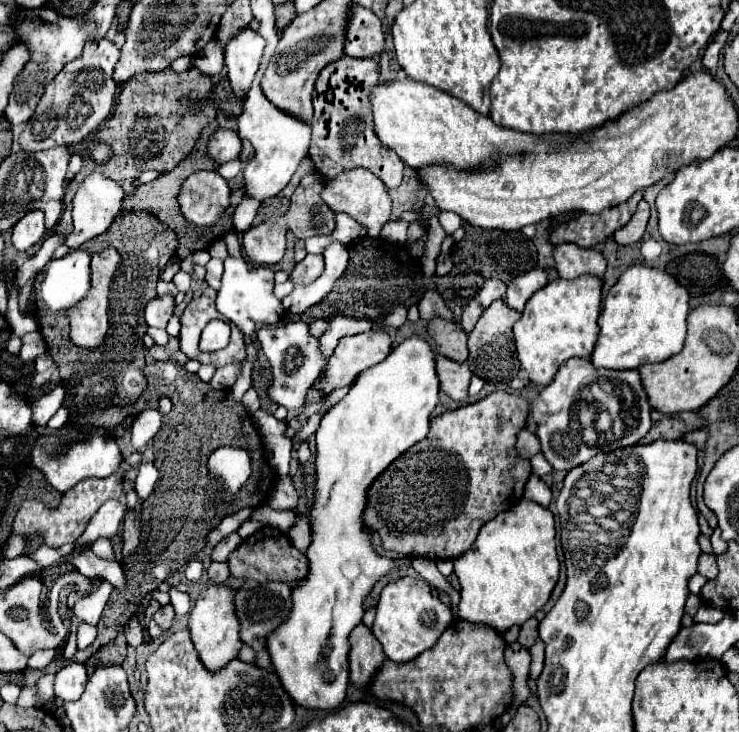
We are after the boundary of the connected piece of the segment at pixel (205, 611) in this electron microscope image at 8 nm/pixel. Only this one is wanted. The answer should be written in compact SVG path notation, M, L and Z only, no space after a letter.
M209 586L209 588L201 590L197 604L193 604L193 608L189 612L187 628L191 634L191 642L195 646L195 652L201 660L201 664L209 672L223 670L231 660L237 658L237 654L243 646L241 638L239 638L239 628L237 628L237 616L233 616L233 600L229 600L229 596L233 596L231 588Z

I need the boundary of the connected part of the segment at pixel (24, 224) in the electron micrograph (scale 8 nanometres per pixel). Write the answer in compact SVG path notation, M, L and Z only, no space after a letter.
M29 212L13 226L11 242L17 250L25 252L29 246L41 242L45 232L47 232L47 228L45 228L45 220L43 220L43 212Z

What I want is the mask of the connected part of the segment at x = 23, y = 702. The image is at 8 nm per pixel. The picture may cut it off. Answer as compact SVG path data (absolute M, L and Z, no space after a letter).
M29 686L29 688L23 688L21 690L21 696L19 696L19 700L17 700L17 706L21 706L21 708L33 708L33 706L37 706L37 688L35 686Z

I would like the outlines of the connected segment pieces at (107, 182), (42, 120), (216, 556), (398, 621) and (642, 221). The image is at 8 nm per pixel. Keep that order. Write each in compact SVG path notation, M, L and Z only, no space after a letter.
M99 172L89 174L73 198L73 232L65 238L65 246L75 250L81 244L85 244L87 240L103 234L111 226L115 216L119 214L121 200L123 200L123 190L119 188L117 182L113 182L111 178L107 178Z
M87 40L83 46L83 54L73 62L65 64L65 68L55 76L51 84L47 84L41 102L37 104L31 120L25 124L25 130L19 136L19 144L27 152L49 150L63 144L75 144L95 132L105 118L111 114L115 82L111 78L113 68L119 60L119 50L109 40Z
M237 532L229 534L227 538L223 538L213 549L212 561L215 562L227 562L227 556L241 544L241 536Z
M399 578L389 582L379 598L373 634L383 644L383 650L393 662L409 662L431 648L443 630L451 624L451 608L431 594L431 586L419 578Z
M641 200L637 210L635 210L635 214L631 216L631 220L623 228L619 228L615 232L615 240L619 244L623 244L623 246L639 242L643 238L643 234L645 234L647 220L649 220L649 204L645 200Z

